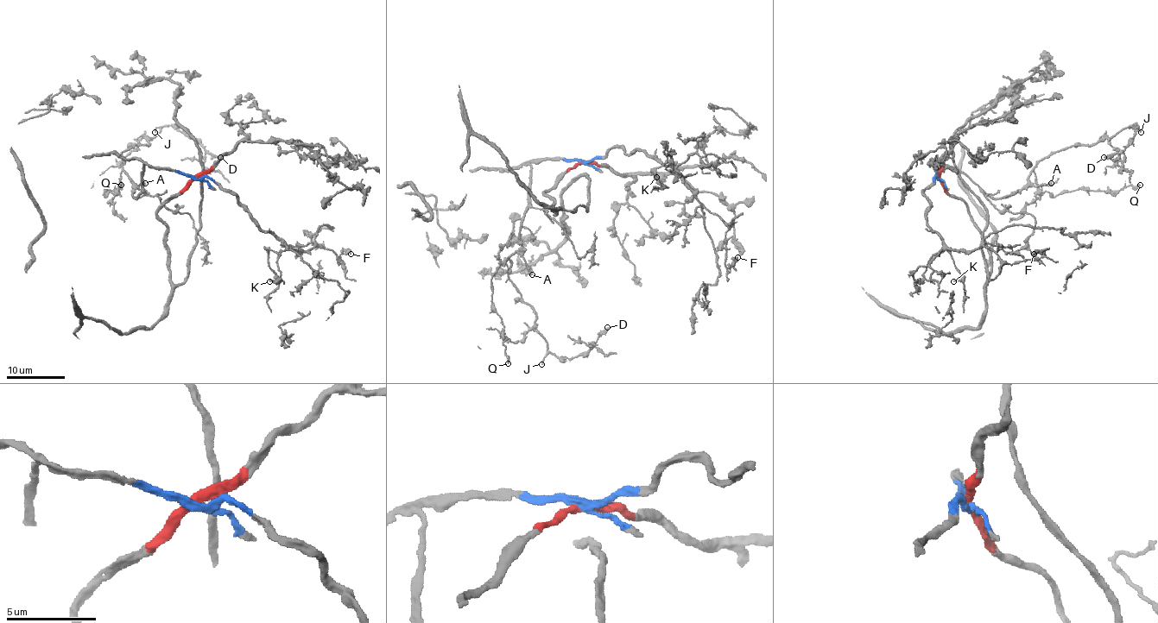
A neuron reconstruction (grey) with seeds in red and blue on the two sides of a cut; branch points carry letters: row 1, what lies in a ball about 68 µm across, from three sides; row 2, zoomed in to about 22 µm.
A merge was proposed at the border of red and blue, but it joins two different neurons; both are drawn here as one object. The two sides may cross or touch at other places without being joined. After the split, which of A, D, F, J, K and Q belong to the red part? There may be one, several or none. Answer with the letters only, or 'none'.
none

